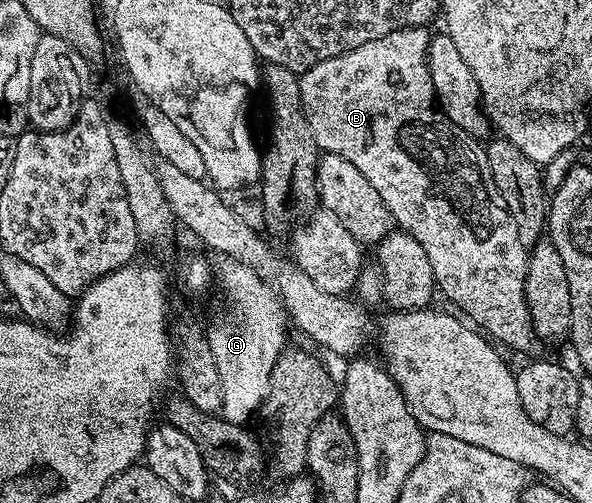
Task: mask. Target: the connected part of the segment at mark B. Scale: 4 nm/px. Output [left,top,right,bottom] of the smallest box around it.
[299,25,534,349]

